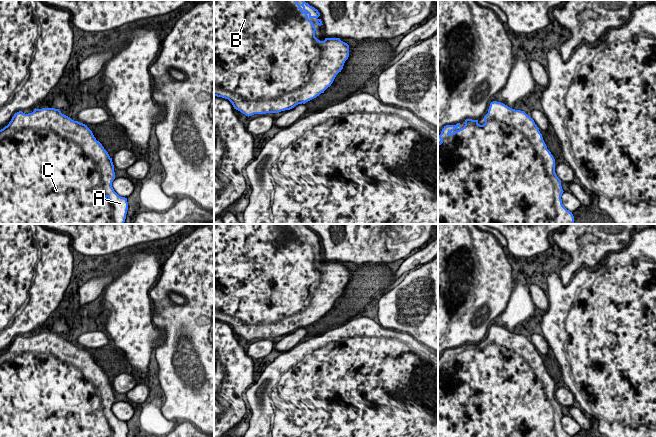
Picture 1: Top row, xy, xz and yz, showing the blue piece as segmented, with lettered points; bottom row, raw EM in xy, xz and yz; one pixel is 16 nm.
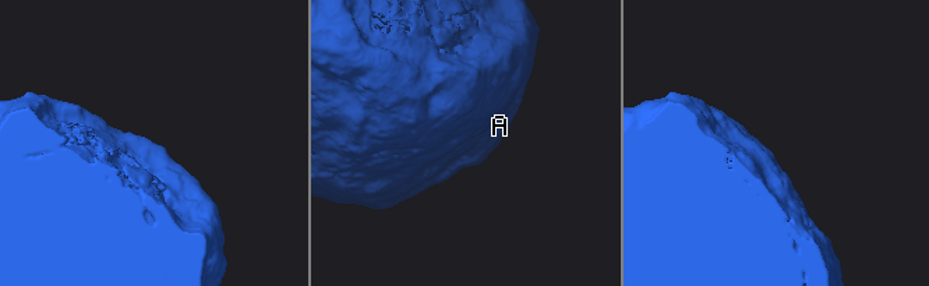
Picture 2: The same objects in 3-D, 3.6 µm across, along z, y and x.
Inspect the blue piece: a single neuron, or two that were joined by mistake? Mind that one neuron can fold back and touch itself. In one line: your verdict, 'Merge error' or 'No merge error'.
No merge error

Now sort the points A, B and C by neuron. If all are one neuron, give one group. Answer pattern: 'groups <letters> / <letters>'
groups A B C

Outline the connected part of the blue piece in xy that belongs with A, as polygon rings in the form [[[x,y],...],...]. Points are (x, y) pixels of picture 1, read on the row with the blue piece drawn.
[[[42,108],[34,109],[32,113],[25,114],[19,111],[14,114],[7,126],[0,130],[0,224],[124,224],[128,210],[127,198],[119,196],[112,187],[112,182],[115,179],[114,165],[112,158],[104,149],[102,144],[96,140],[92,131],[87,125],[78,121],[72,120],[70,117],[61,113],[59,109]]]

